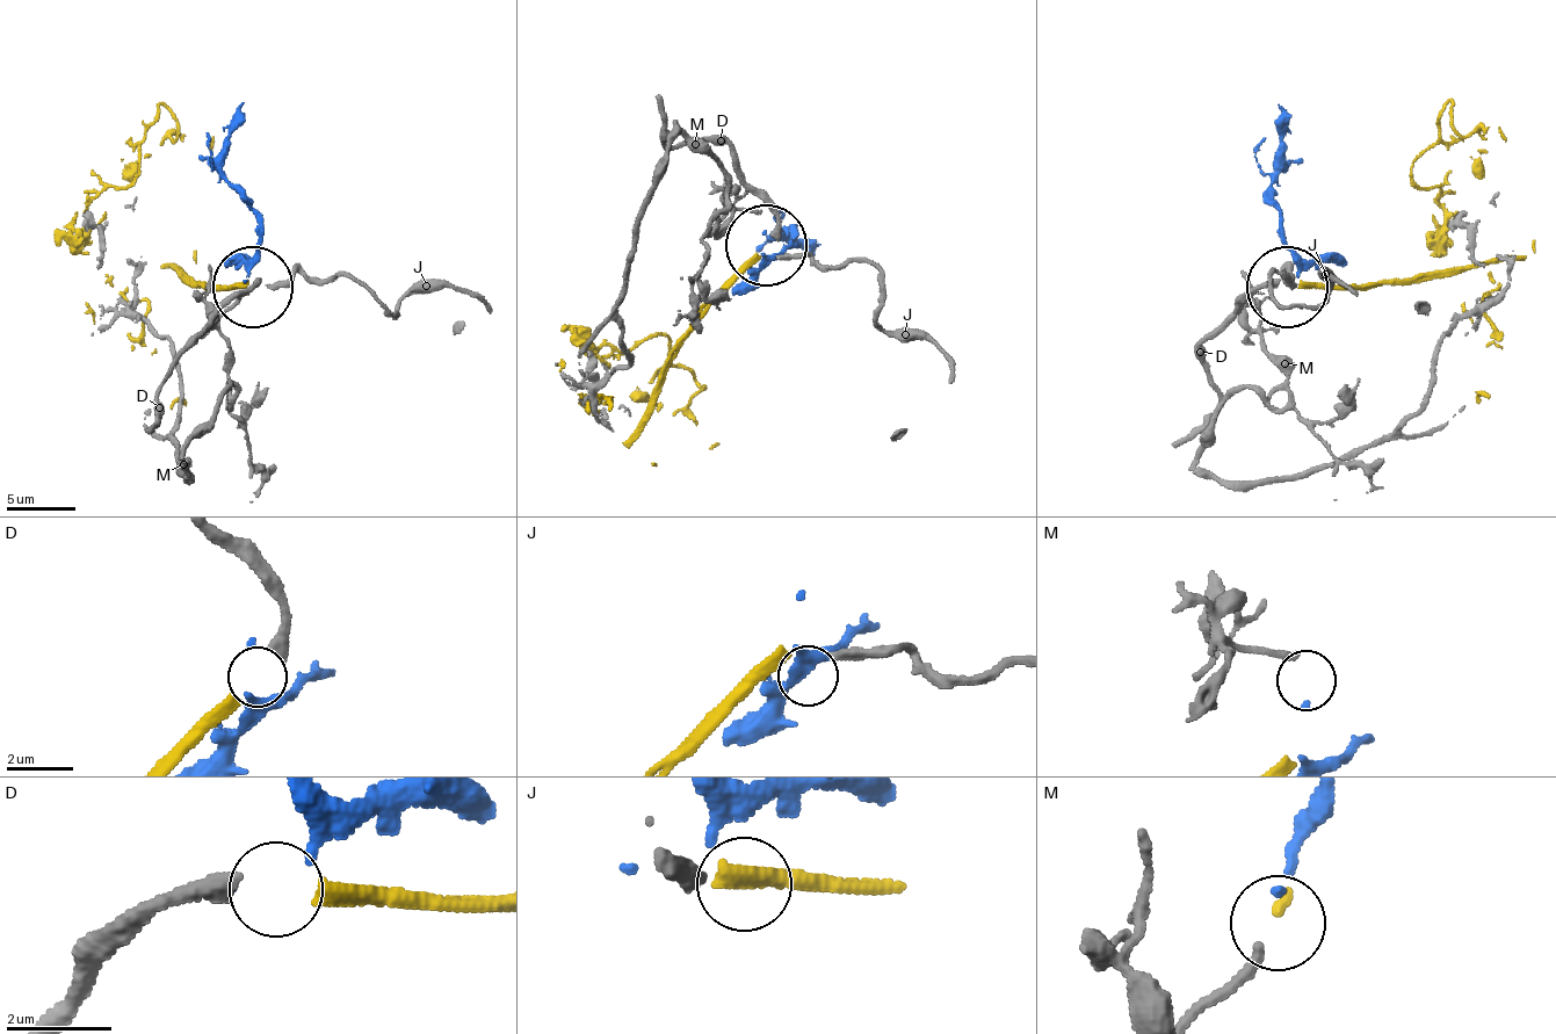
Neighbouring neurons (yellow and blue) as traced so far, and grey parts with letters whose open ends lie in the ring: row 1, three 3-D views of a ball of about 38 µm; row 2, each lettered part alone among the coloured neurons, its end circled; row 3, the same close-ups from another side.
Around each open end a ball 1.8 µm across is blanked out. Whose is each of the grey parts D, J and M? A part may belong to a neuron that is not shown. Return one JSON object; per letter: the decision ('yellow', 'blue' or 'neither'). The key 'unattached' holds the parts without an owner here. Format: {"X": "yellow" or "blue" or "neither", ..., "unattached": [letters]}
{"D": "yellow", "J": "neither", "M": "blue", "unattached": ["J"]}

